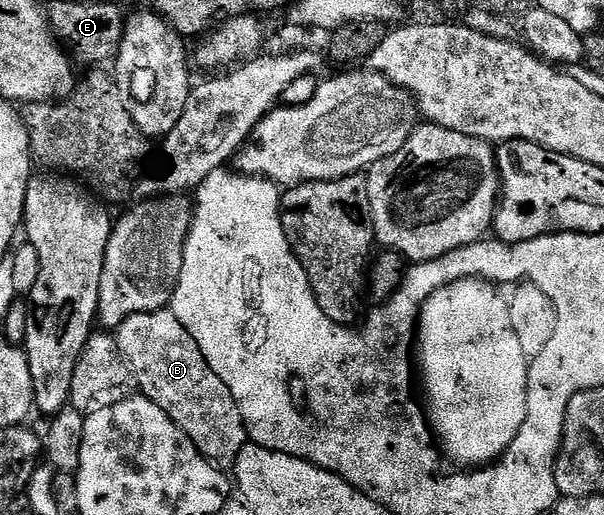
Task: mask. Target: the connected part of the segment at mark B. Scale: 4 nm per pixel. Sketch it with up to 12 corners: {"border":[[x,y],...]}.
{"border":[[171,311],[114,336],[139,392],[213,463],[249,440],[230,387]]}

